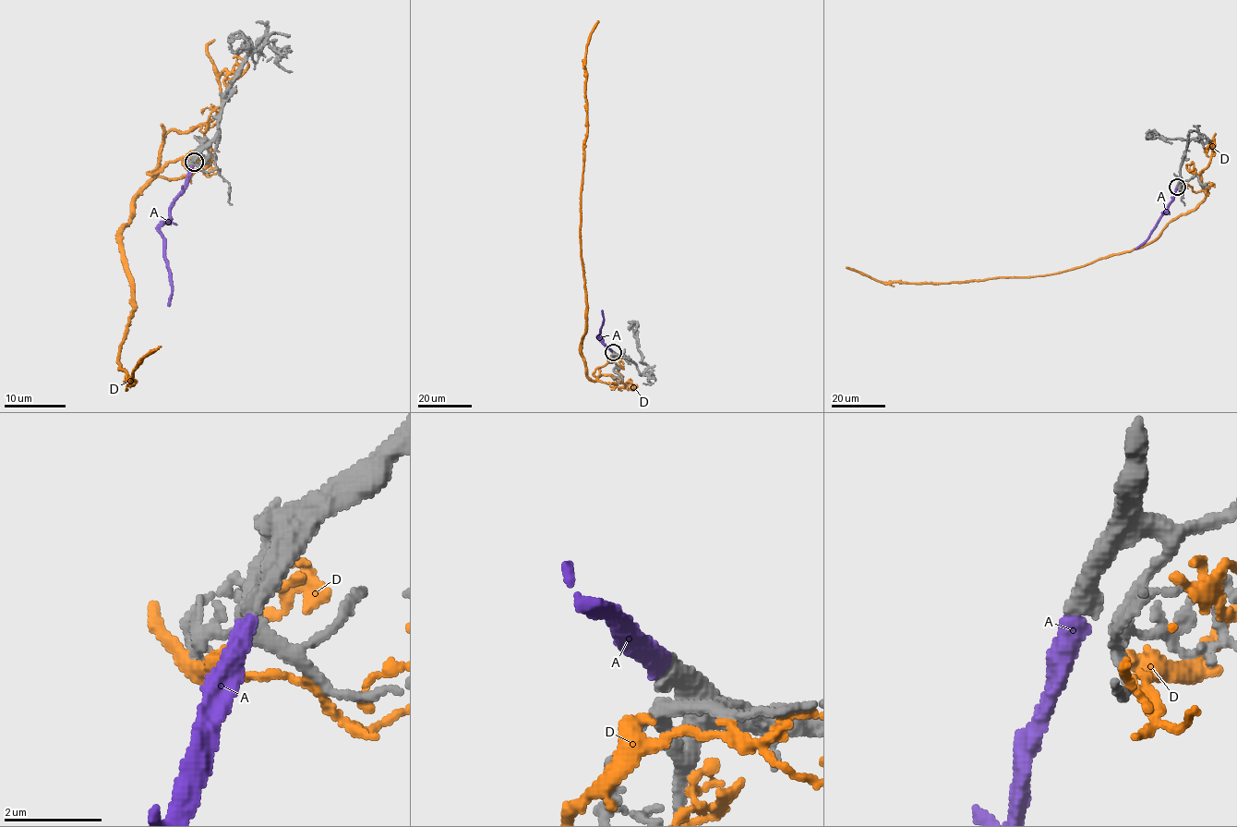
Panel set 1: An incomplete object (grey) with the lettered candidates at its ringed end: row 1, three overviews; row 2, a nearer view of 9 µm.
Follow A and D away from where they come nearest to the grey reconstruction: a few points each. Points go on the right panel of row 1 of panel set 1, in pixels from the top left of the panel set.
A: (1177, 187), (1168, 210), (1149, 237), (1134, 249)
D: (1180, 189), (1188, 185), (1205, 198), (1154, 240), (1056, 273), (881, 283), (846, 267)

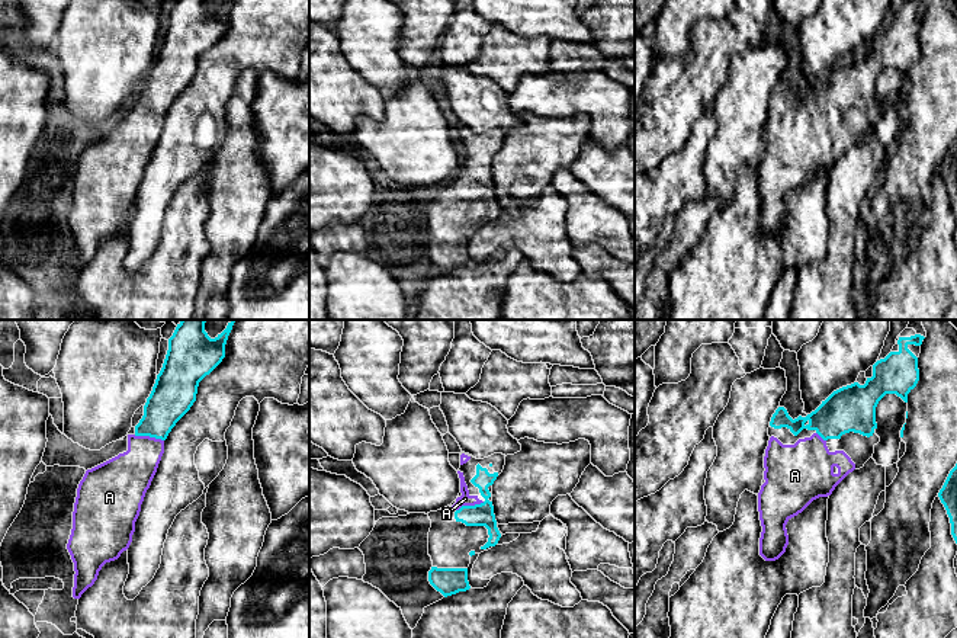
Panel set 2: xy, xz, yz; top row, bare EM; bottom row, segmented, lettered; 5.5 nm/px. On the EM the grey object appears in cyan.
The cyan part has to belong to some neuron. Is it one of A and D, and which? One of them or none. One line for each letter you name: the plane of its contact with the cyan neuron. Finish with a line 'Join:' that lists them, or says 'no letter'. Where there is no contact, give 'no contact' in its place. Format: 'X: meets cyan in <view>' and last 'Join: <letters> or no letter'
A: meets cyan in xy
Join: A

